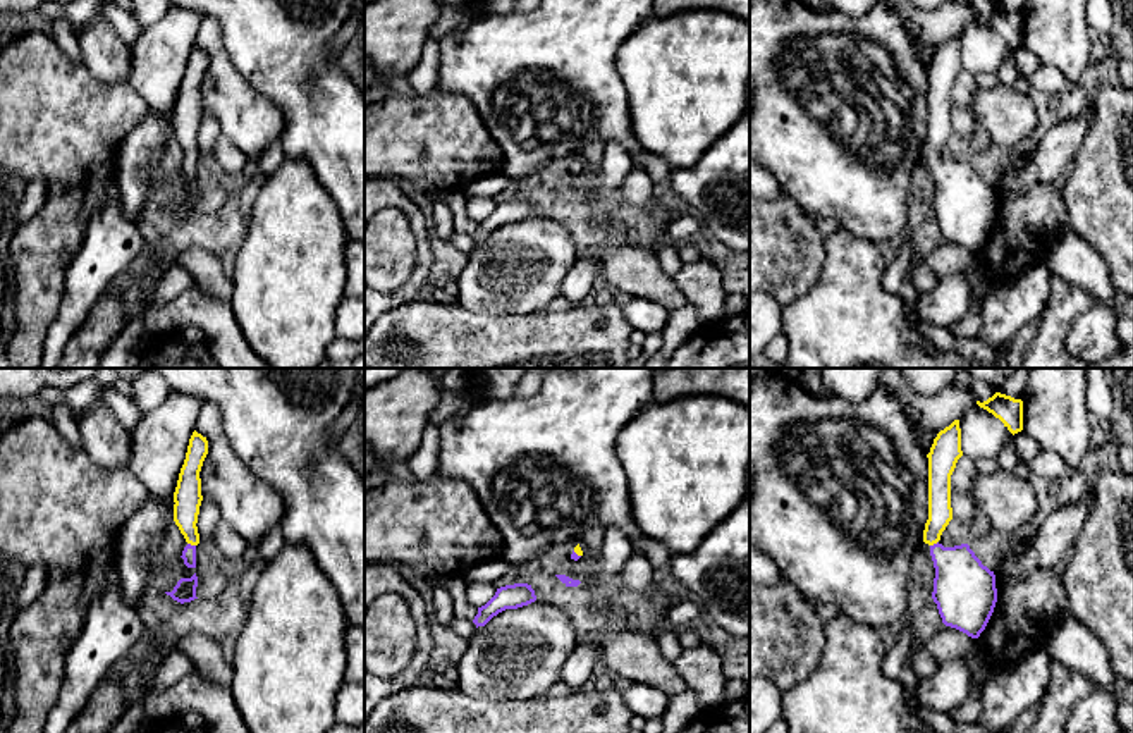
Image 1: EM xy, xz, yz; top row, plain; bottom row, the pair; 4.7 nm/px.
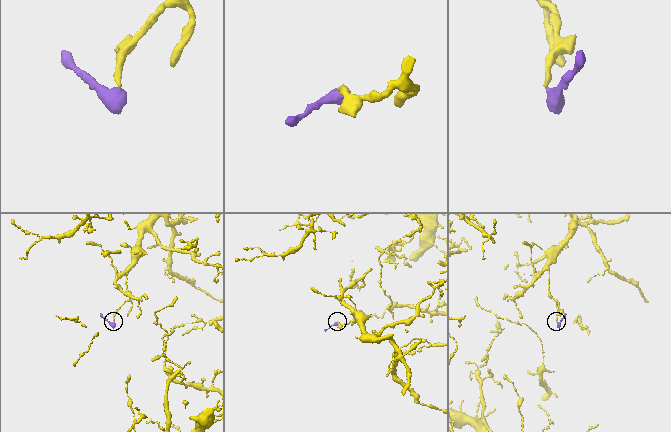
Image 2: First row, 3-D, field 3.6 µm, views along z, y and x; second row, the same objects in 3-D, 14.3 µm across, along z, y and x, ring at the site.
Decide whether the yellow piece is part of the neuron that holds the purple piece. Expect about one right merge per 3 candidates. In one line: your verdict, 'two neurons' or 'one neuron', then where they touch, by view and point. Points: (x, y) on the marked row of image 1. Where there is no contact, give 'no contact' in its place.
one neuron | xy (189, 544)

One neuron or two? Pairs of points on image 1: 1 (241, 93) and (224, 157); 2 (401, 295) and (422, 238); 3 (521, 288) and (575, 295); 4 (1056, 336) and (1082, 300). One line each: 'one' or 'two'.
1: two
2: one
3: two
4: one

